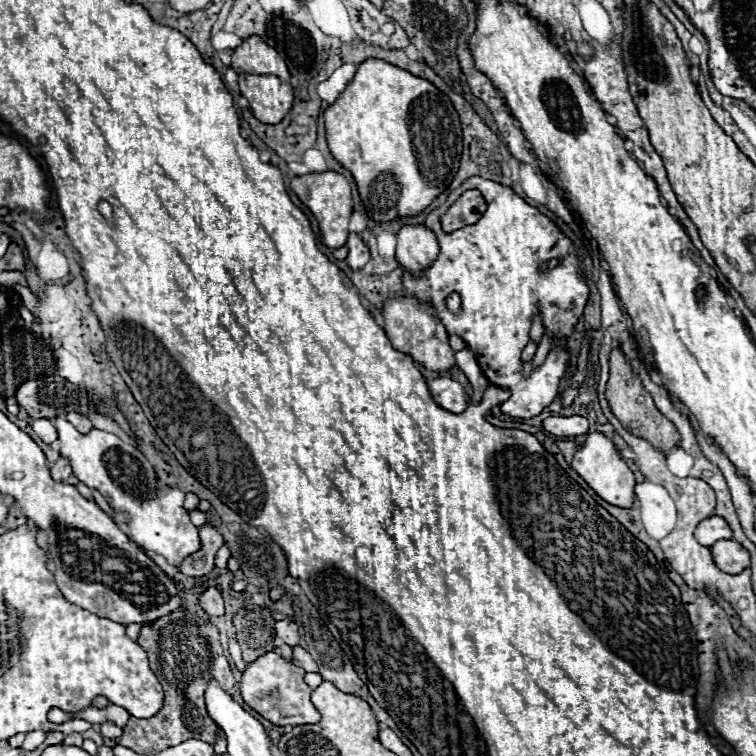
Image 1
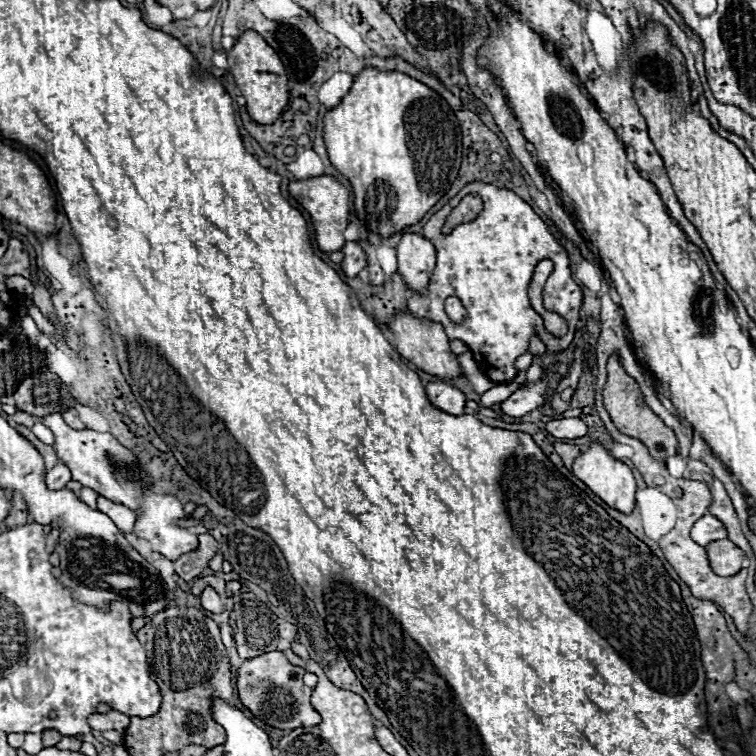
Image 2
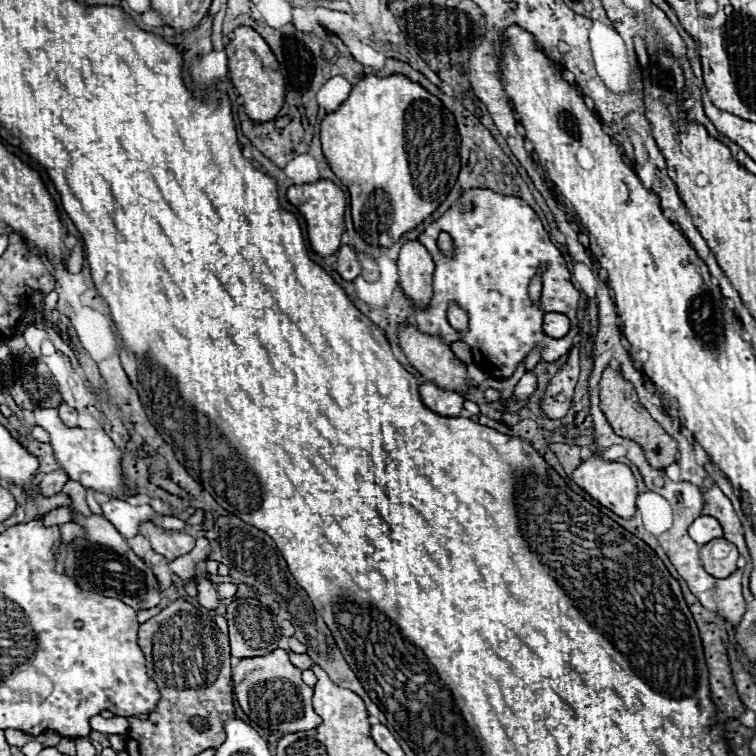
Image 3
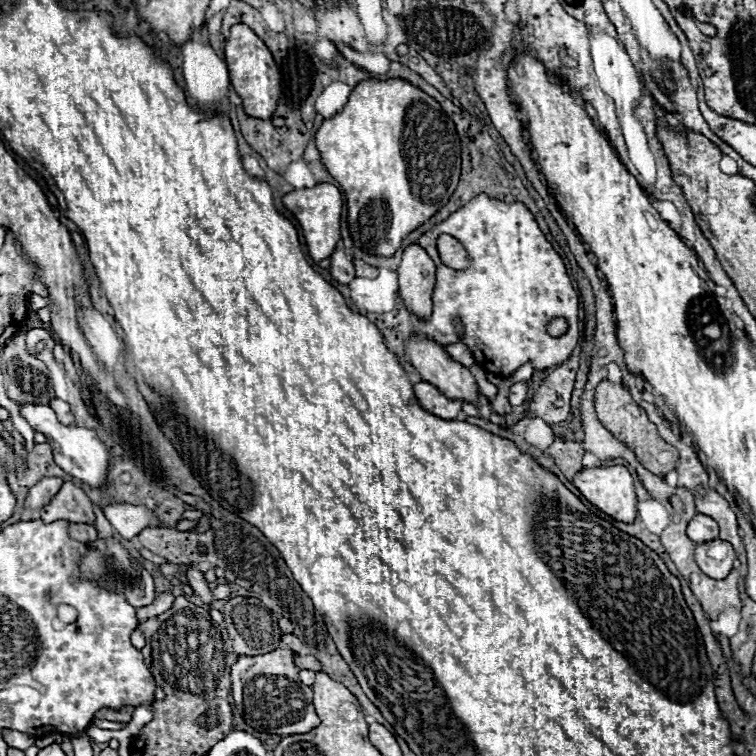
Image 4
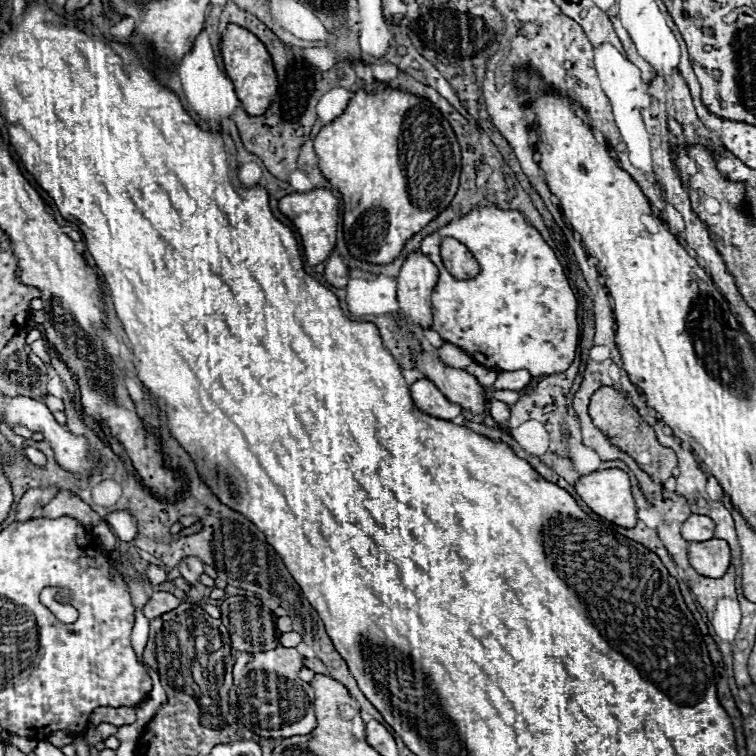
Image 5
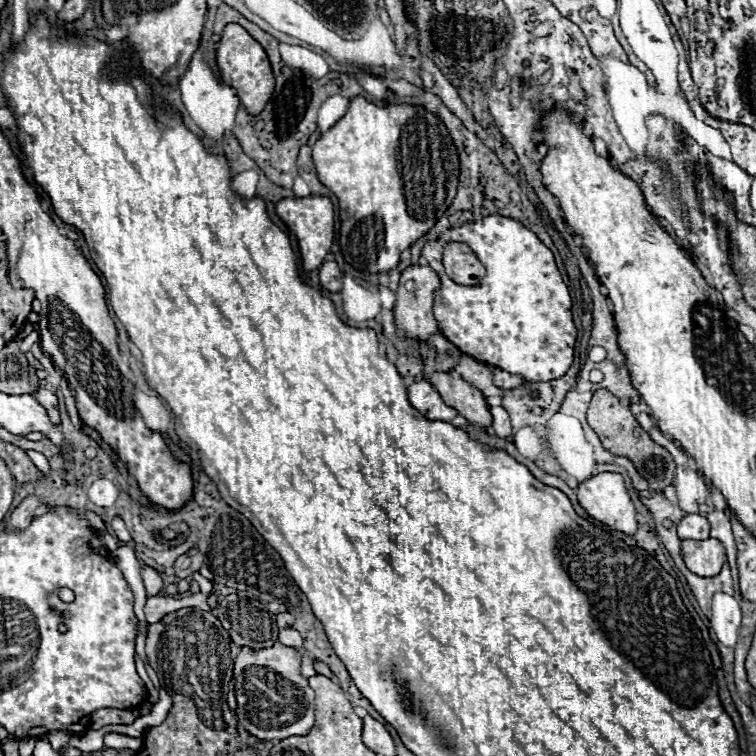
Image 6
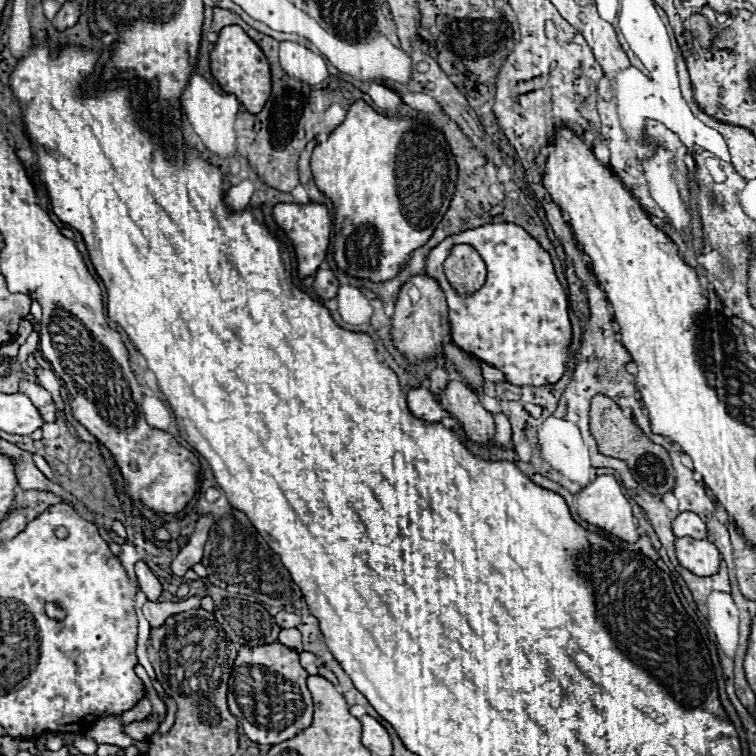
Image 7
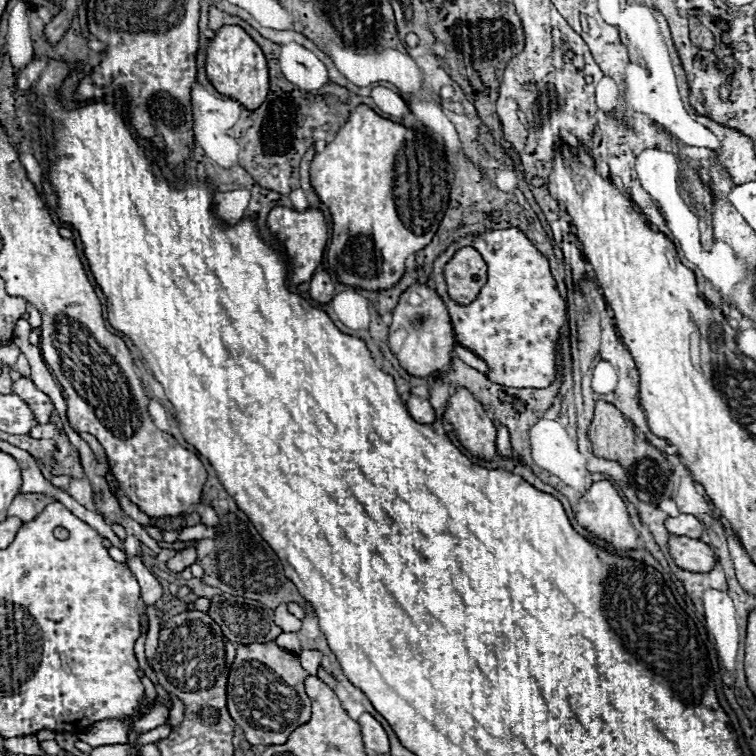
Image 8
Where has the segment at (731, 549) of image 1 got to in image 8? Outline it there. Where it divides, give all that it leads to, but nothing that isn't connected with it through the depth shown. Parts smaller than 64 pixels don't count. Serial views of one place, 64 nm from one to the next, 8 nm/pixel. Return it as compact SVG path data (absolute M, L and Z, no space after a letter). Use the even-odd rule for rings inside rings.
M670 536L668 546L670 546L670 554L672 554L674 562L682 570L706 574L718 562L714 550L708 544L694 540L694 538L688 538L688 536Z

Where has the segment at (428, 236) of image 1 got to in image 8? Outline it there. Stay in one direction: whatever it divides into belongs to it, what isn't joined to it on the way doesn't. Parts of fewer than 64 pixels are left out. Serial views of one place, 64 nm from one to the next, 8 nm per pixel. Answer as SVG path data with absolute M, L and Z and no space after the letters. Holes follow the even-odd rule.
M414 282L402 292L398 306L394 308L394 318L392 318L390 334L388 334L388 346L396 354L400 364L406 368L406 372L412 376L436 378L450 368L450 352L456 346L450 316L448 316L444 300L426 284ZM414 294L420 298L418 304L412 302Z

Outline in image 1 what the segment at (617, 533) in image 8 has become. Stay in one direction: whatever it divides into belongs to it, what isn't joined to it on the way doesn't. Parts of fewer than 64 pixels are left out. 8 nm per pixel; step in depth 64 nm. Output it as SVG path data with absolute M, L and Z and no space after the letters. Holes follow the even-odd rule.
M602 432L588 434L586 442L578 448L578 452L572 458L572 468L586 480L586 484L606 502L618 506L618 508L630 508L634 502L634 474L628 468L628 464L622 460L618 448L614 442L604 436Z

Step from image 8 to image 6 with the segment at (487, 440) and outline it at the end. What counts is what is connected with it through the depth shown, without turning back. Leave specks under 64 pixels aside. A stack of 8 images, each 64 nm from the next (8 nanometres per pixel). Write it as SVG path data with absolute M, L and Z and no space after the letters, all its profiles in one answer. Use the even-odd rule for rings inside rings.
M430 372L430 382L434 388L438 388L442 400L456 408L458 414L468 422L484 430L492 426L492 414L488 410L484 394L462 376L456 376L452 372Z

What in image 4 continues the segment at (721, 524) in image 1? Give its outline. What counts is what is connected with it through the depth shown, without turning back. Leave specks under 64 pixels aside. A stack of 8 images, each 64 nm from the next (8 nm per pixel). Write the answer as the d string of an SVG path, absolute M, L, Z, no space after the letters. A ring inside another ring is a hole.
M696 514L696 516L690 520L686 534L688 534L688 538L694 540L696 544L704 544L706 540L718 538L720 530L718 530L716 520L712 520L710 516L704 516L704 514Z

